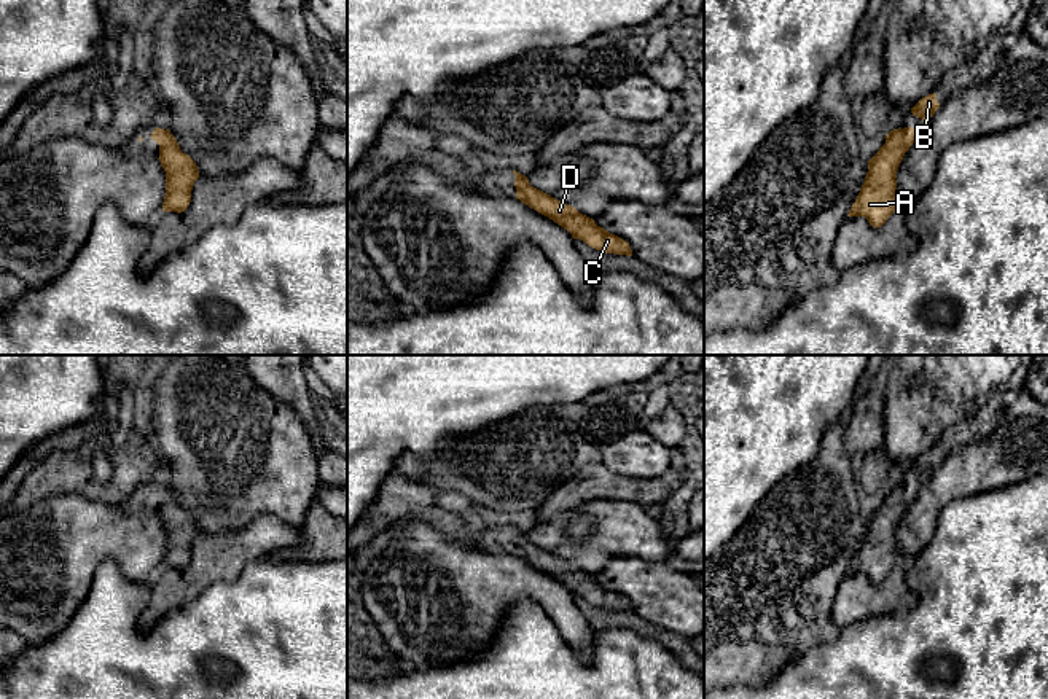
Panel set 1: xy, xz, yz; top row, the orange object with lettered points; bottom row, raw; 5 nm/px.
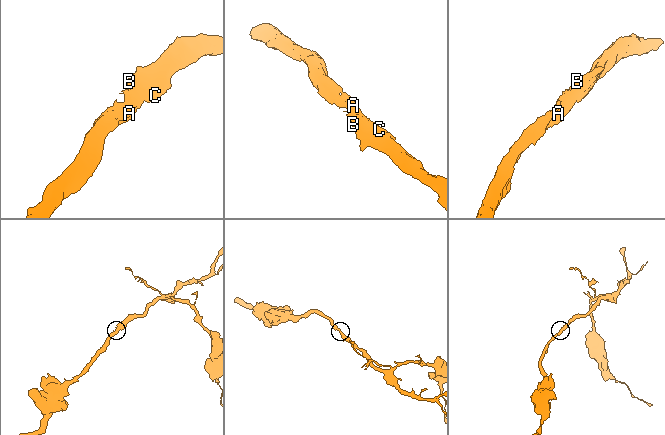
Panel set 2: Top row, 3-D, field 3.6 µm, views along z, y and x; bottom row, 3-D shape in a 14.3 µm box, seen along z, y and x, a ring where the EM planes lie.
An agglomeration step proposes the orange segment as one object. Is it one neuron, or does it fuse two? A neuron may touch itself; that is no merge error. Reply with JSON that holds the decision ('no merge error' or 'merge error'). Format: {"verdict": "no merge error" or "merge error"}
{"verdict": "no merge error"}

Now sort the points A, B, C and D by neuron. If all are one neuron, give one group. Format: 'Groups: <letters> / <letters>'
Groups: A B C D

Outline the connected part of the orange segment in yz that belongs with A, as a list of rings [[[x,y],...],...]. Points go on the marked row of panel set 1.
[[[909,126],[884,137],[886,143],[868,161],[865,182],[847,217],[865,217],[873,228],[881,228],[900,209],[897,170],[916,137],[917,132]]]

